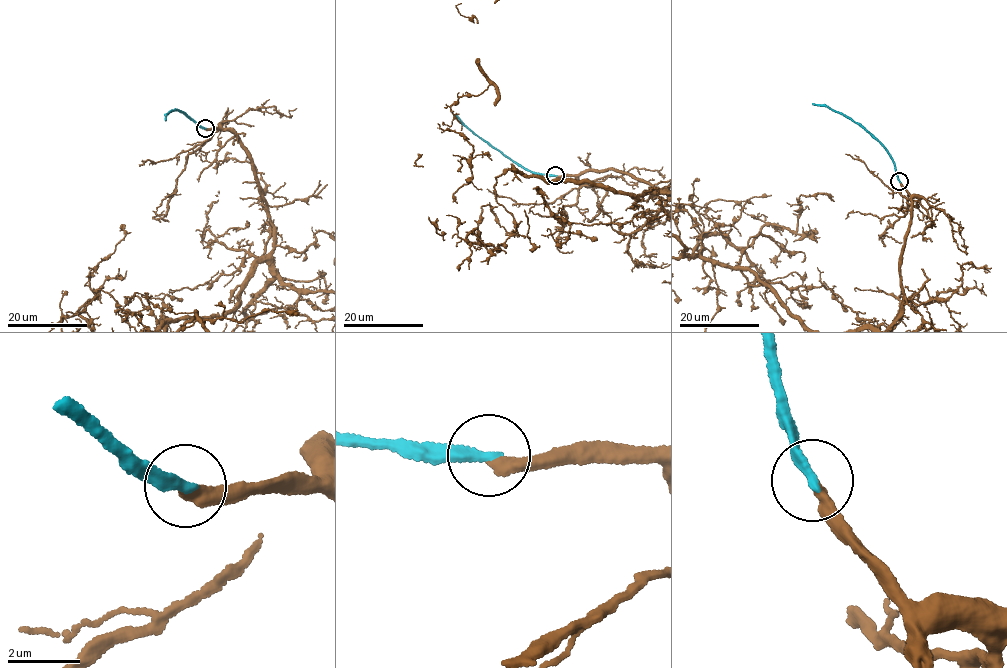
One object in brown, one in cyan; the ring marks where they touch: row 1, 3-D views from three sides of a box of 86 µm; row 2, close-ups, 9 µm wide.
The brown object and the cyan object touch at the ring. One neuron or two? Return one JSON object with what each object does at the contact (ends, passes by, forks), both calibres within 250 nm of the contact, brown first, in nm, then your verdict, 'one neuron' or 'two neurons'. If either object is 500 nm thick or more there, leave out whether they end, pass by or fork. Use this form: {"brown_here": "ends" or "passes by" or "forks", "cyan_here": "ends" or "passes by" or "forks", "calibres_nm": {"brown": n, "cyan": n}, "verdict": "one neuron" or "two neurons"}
{"brown_here": "ends", "cyan_here": "ends", "calibres_nm": {"brown": 360, "cyan": 300}, "verdict": "two neurons"}

